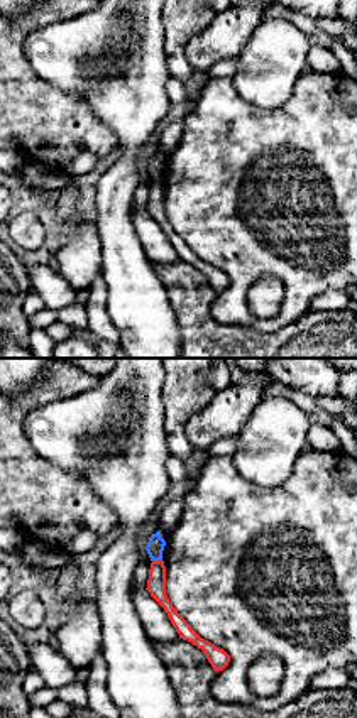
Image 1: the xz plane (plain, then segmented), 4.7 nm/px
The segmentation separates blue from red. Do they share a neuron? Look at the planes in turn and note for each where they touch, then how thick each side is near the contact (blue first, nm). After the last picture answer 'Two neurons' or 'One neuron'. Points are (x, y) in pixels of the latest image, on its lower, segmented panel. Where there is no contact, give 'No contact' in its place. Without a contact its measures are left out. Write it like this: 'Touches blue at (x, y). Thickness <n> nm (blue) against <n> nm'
Touches blue at (156, 560). Thickness 90 nm (blue) against 100 nm

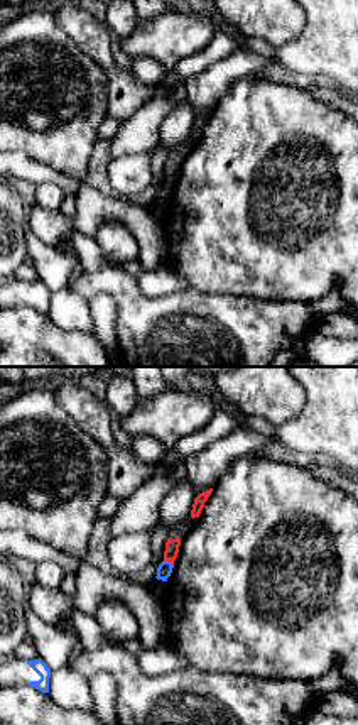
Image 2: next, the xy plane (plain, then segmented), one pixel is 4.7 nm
Touches blue at (169, 561). Thickness 70 nm (blue) against 70 nm

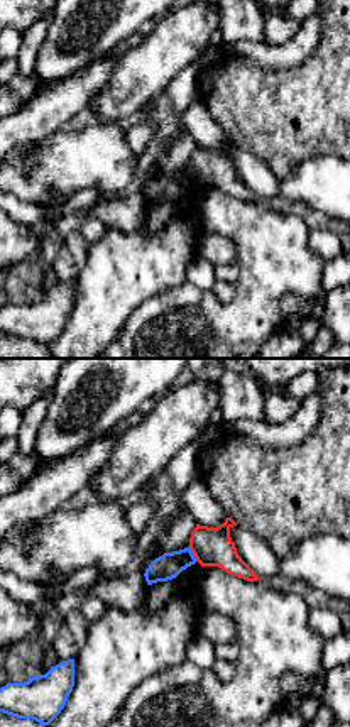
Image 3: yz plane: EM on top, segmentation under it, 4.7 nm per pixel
Touches blue at (191, 553). Thickness 120 nm (blue) against 190 nm

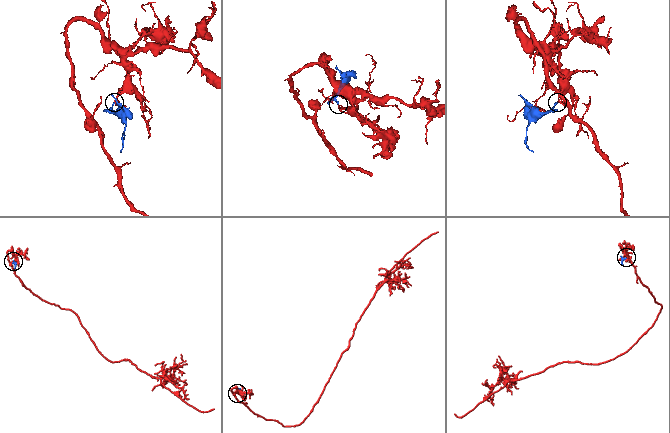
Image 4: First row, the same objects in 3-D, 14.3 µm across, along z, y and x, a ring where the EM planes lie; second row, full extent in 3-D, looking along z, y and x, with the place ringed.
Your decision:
Two neurons

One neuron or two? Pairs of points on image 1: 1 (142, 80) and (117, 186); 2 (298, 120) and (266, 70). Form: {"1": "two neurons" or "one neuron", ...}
{"1": "one neuron", "2": "two neurons"}

